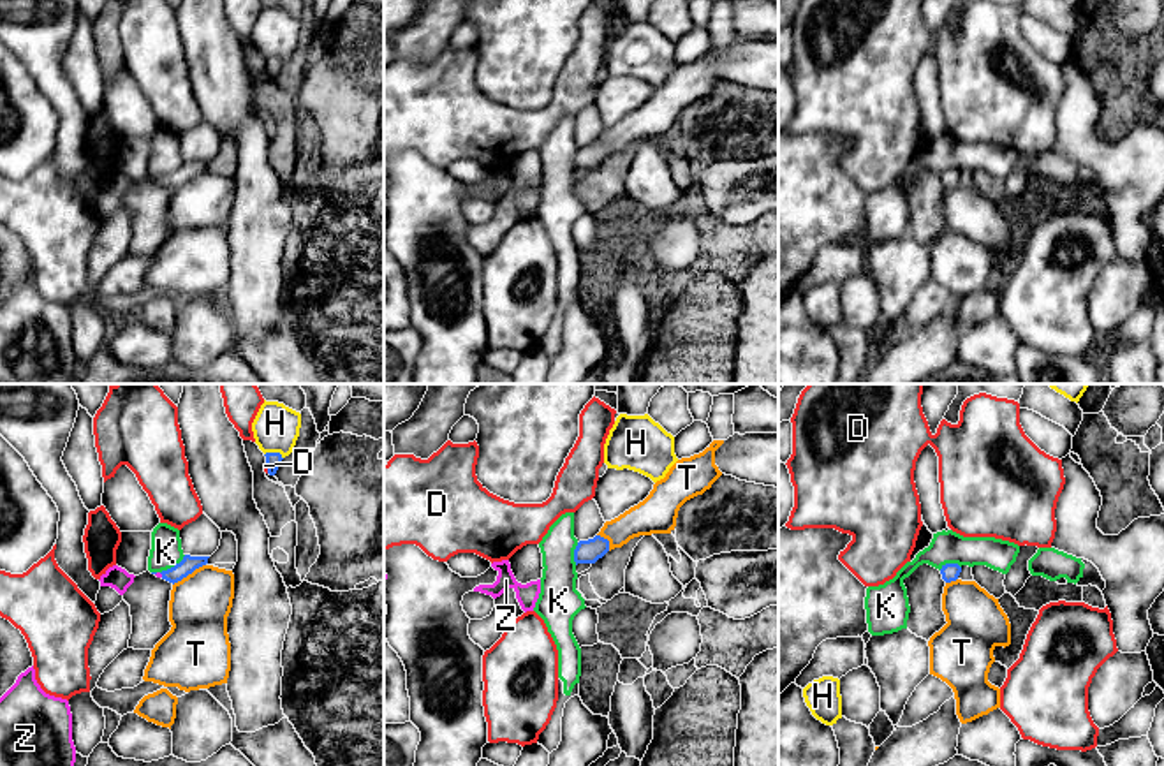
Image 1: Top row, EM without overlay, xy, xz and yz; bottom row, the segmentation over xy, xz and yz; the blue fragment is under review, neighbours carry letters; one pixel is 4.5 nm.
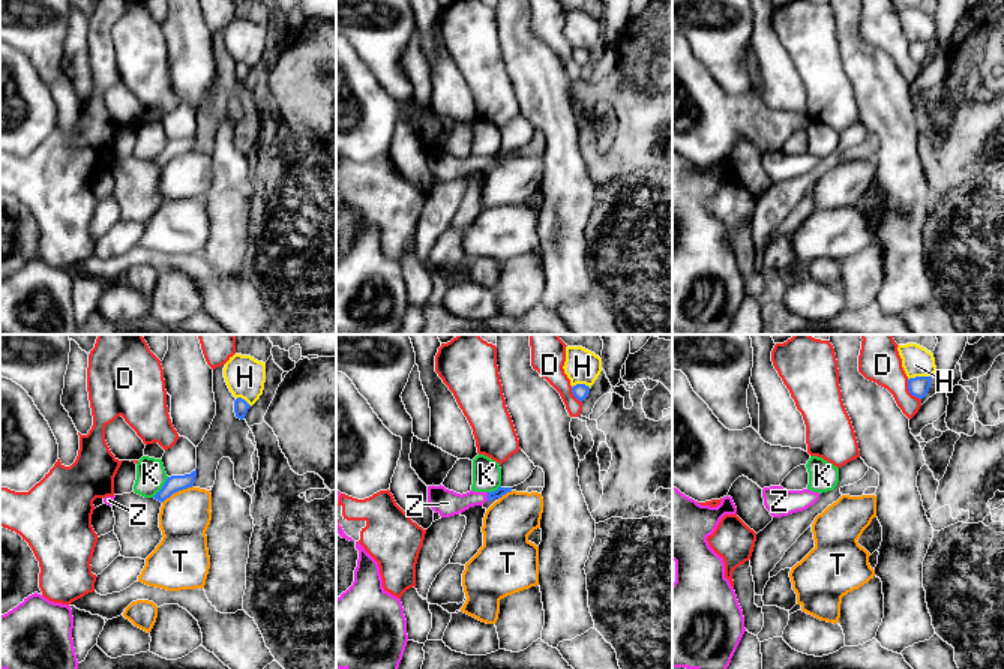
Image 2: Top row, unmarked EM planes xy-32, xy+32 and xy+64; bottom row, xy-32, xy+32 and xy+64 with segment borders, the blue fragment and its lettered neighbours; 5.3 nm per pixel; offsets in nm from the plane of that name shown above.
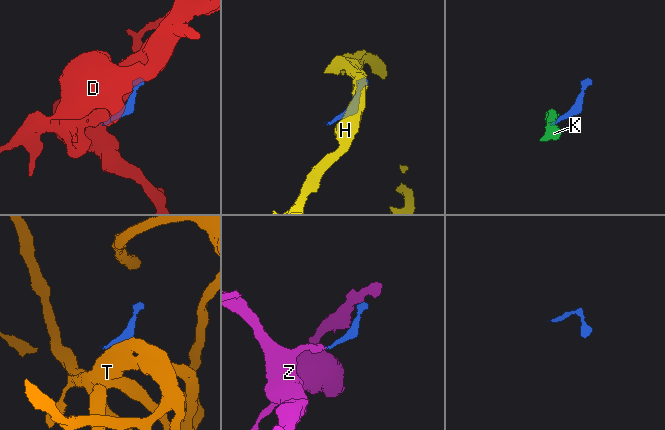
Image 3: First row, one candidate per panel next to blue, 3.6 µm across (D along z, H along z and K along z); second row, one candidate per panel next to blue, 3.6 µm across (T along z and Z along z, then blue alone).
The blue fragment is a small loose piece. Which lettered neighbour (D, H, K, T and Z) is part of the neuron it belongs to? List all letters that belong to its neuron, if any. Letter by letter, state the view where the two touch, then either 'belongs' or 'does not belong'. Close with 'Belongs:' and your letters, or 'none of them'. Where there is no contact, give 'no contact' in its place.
D: contact in xy; does not belong
H: contact in xy; does not belong
K: contact in xy; does not belong
T: contact in xy; does not belong
Z: contact in xy; belongs
Belongs: Z

